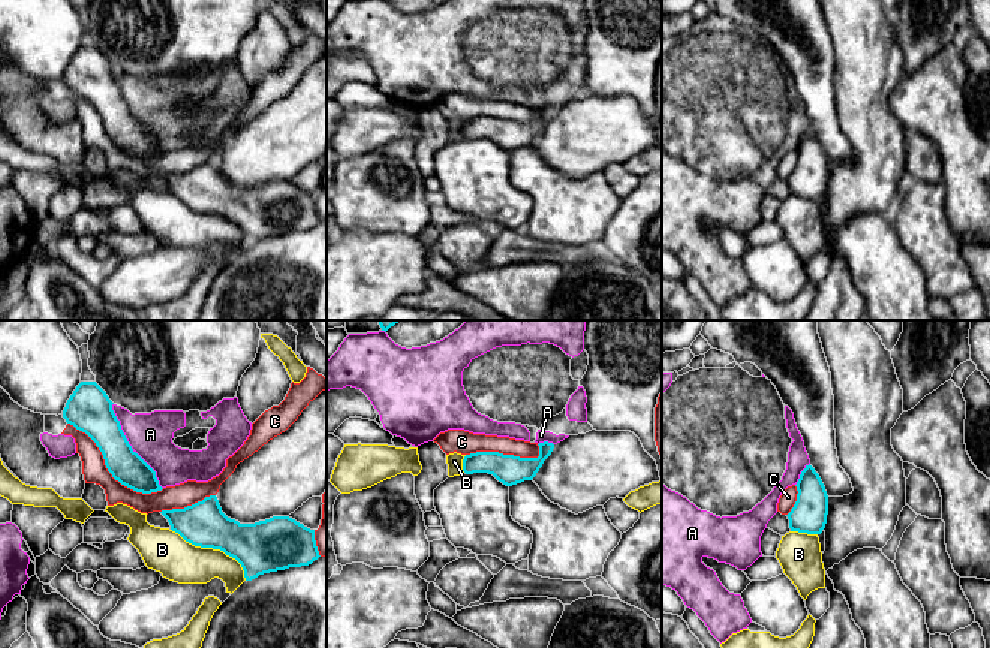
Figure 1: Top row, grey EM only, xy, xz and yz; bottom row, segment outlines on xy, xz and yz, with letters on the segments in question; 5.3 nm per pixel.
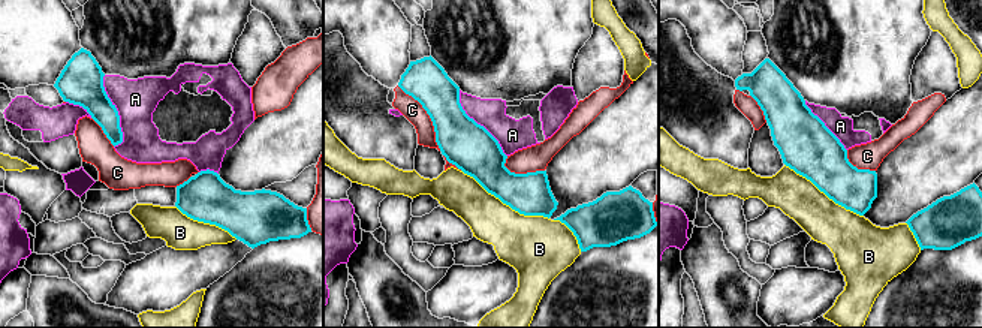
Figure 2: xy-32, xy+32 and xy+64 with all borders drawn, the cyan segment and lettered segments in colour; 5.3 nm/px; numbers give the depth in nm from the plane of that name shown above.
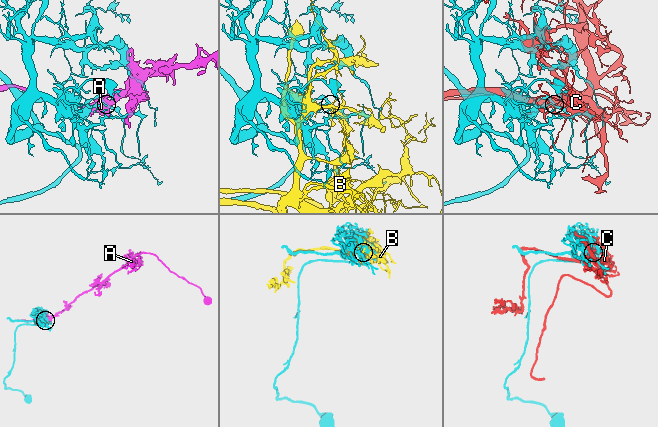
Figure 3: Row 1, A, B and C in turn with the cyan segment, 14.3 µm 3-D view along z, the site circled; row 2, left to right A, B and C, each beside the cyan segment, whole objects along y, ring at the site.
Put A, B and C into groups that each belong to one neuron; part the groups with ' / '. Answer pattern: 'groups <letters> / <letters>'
groups A / B / C

